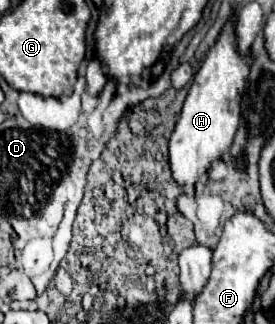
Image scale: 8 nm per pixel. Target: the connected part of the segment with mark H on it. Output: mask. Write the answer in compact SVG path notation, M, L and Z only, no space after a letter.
M233 18L223 26L215 46L207 52L197 70L189 94L185 98L177 126L169 138L169 162L173 178L183 184L195 184L199 176L223 154L227 154L241 118L241 94L245 90L253 54L241 54L237 48L237 34Z

